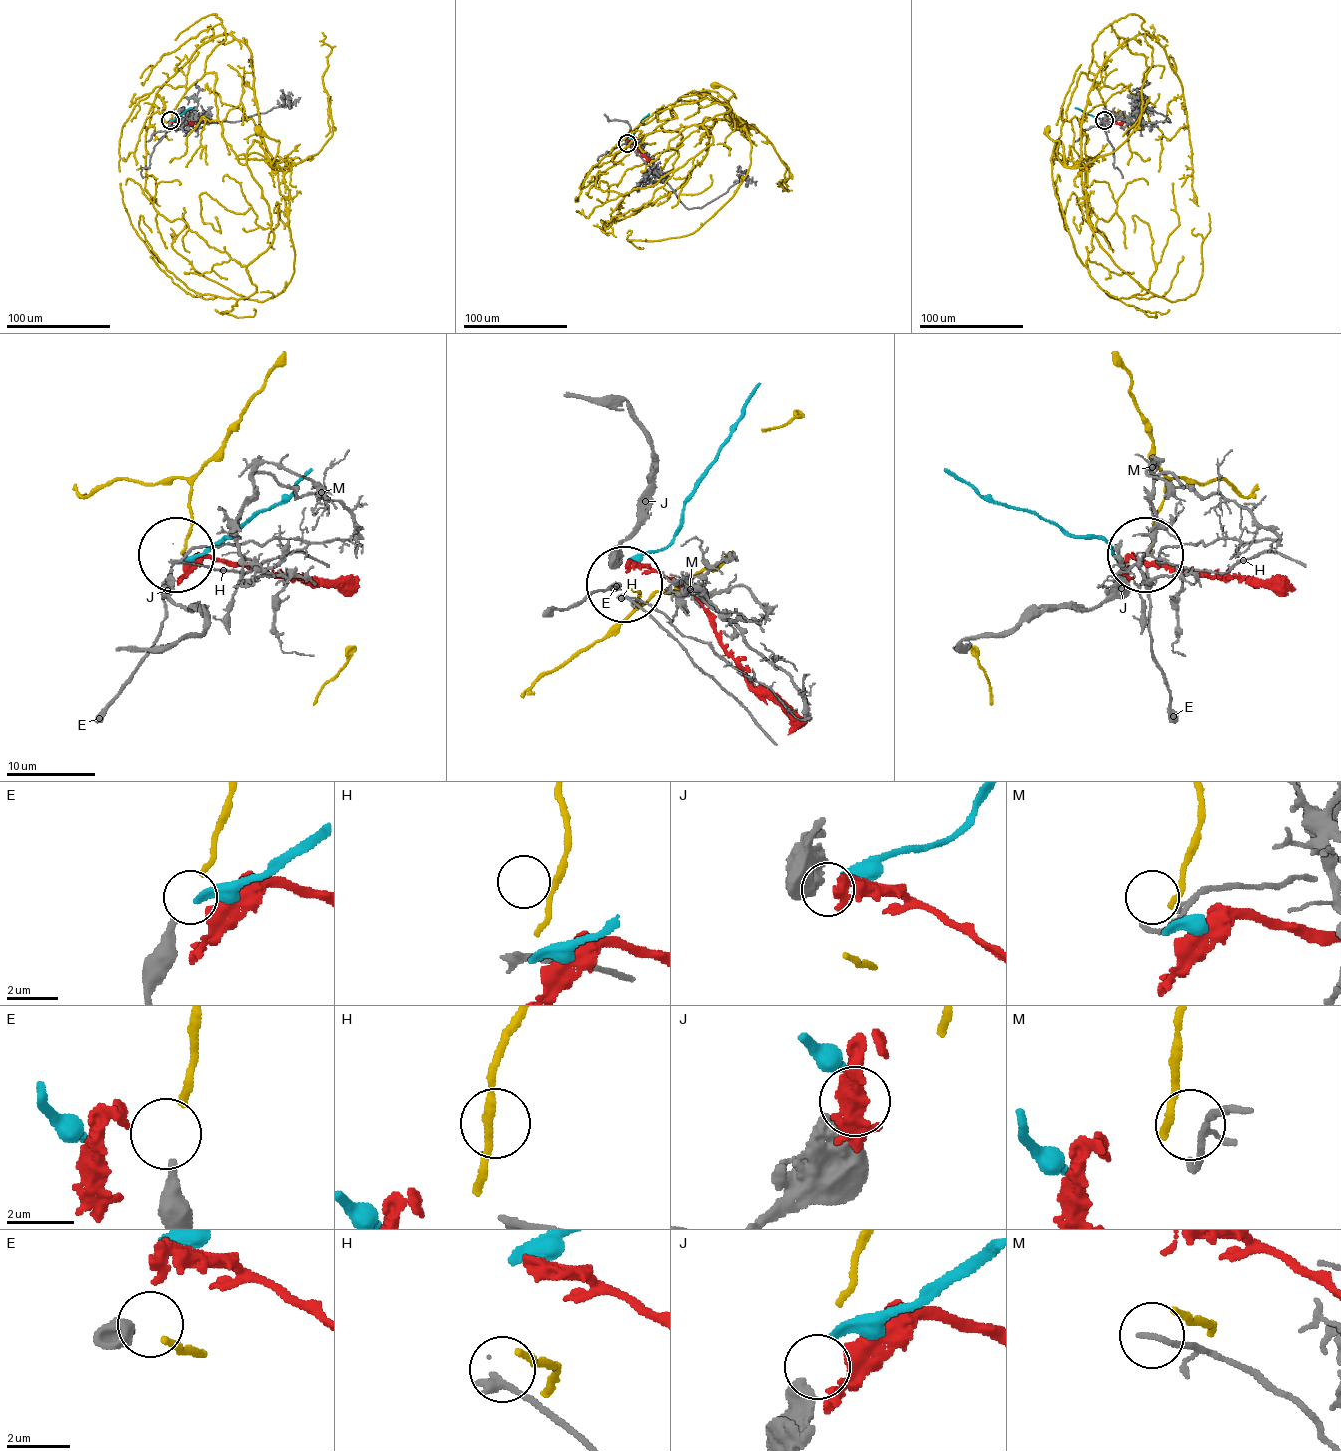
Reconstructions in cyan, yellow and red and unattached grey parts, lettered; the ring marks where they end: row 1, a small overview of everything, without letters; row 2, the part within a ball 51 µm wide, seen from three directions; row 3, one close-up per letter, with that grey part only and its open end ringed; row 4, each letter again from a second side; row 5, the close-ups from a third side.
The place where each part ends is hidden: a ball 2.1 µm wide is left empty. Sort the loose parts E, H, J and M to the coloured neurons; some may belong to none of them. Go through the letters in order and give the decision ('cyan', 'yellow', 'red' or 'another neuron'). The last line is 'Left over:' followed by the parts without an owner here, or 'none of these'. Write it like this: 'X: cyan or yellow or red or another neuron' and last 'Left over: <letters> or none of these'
E: yellow
H: another neuron
J: red
M: another neuron
Left over: H, M

